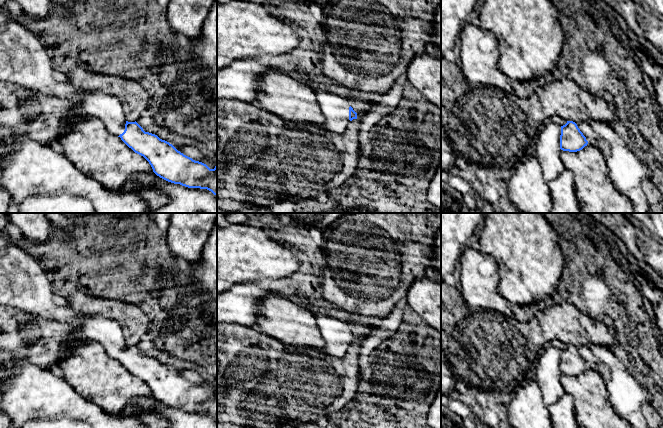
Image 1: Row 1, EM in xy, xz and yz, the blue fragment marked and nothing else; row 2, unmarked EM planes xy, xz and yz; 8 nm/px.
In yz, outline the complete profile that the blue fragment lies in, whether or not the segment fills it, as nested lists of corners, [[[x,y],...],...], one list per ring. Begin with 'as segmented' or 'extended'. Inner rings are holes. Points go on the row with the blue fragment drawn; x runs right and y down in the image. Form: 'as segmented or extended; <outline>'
as segmented; [[[573,121],[561,126],[560,149],[563,151],[577,152],[587,146],[588,141]]]

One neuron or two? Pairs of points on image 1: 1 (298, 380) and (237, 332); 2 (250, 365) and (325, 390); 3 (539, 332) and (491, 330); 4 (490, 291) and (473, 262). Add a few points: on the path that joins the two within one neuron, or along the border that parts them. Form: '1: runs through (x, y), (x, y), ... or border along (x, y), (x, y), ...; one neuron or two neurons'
1: runs through (284, 364), (253, 334); one neuron
2: runs through (269, 365), (282, 365), (306, 389); one neuron
3: runs through (527, 329), (520, 326), (503, 327); one neuron
4: runs through (483, 284), (479, 280), (479, 274), (476, 269); one neuron

